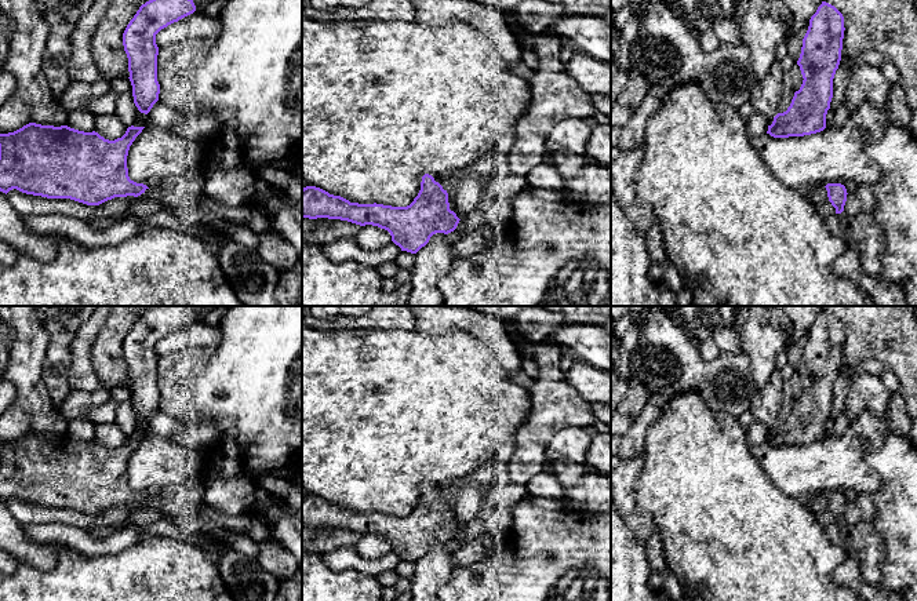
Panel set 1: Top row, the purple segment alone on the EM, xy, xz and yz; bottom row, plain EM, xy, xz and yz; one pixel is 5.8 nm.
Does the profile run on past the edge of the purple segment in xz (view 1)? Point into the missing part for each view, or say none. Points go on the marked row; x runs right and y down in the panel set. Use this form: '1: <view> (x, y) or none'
1: none

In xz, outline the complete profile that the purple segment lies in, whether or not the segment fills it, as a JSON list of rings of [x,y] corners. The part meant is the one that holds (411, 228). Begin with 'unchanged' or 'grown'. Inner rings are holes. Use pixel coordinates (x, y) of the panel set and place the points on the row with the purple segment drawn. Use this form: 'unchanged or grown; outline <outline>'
unchanged; outline [[[429,174],[422,176],[419,193],[407,207],[350,203],[320,187],[306,186],[302,189],[302,218],[378,226],[390,233],[401,251],[411,254],[425,247],[433,234],[454,232],[461,221],[450,210],[447,190]]]

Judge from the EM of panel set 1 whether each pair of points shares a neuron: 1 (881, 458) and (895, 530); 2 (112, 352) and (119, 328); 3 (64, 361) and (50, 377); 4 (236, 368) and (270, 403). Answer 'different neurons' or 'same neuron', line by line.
1: same neuron
2: same neuron
3: same neuron
4: same neuron

